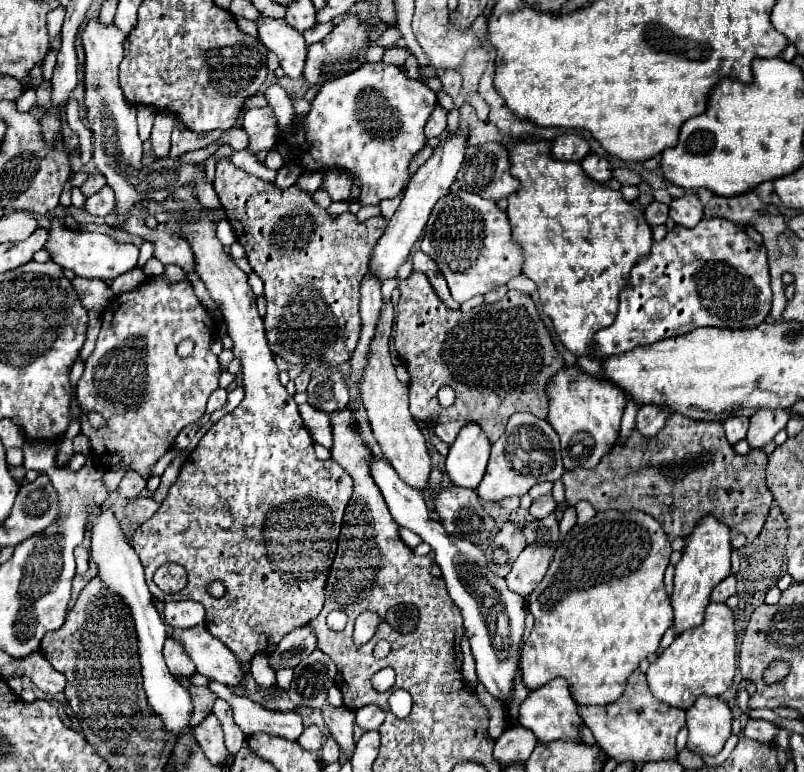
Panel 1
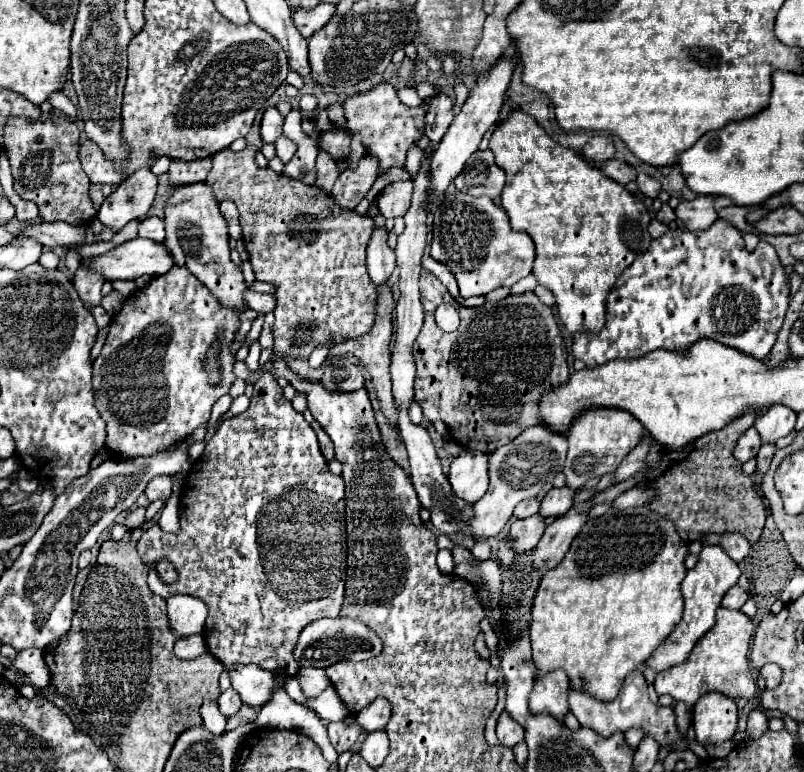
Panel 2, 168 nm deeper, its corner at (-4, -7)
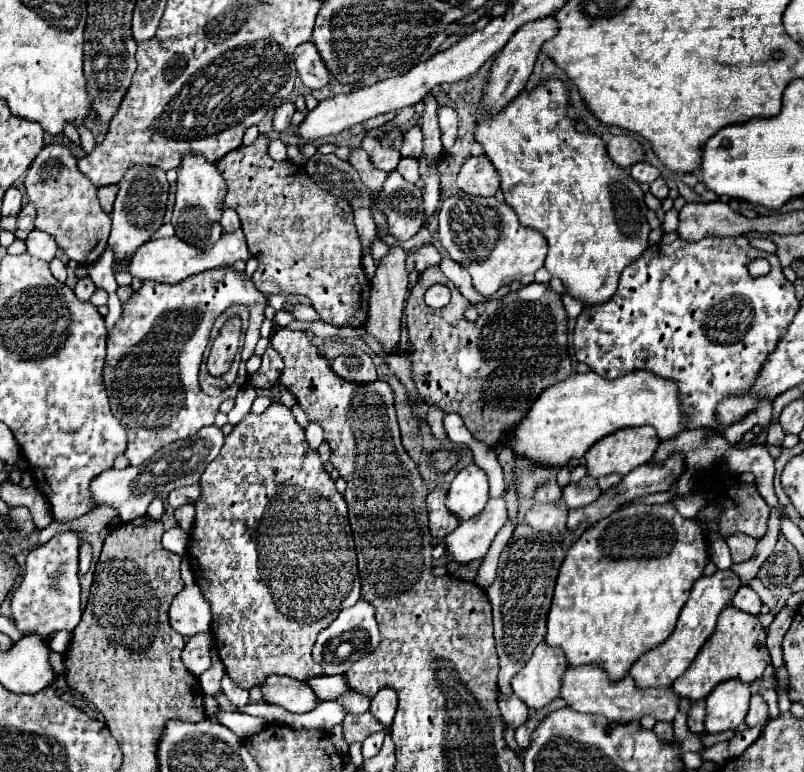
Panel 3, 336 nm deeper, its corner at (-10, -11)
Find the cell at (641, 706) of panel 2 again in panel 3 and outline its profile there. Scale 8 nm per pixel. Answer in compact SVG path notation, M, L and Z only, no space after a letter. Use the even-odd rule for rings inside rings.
M581 666L581 668L567 668L561 686L561 698L567 700L569 708L577 712L589 714L603 714L607 720L615 724L629 724L641 720L645 714L651 714L657 722L673 722L677 714L679 696L673 690L657 690L657 688L639 688L631 676L625 676L619 682L609 682L605 672L597 666Z

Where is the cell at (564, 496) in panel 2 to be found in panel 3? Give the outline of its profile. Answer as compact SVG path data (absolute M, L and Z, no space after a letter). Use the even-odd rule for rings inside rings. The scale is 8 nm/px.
M585 476L579 482L565 486L561 500L567 504L569 510L577 510L577 508L583 508L583 506L589 506L591 502L595 502L599 498L599 494L601 494L601 490L597 486L597 480Z

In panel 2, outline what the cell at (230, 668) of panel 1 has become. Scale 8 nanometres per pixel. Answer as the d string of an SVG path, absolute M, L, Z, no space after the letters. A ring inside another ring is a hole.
M241 664L227 672L231 676L233 688L239 692L241 700L247 706L263 706L267 700L271 700L271 692L275 692L275 688L285 688L285 678L253 664Z

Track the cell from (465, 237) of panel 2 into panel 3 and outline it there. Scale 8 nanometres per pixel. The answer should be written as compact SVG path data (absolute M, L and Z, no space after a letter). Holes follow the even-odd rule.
M465 192L443 200L439 210L439 242L445 252L471 274L473 288L487 298L501 286L509 286L513 280L535 274L543 268L547 256L545 238L537 230L521 226L509 204Z

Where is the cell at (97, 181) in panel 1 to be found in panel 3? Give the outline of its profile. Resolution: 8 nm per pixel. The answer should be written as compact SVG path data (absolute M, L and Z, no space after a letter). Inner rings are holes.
M101 186L101 188L97 190L97 196L99 196L99 202L101 202L101 208L103 208L105 214L111 214L117 192L119 192L119 186Z

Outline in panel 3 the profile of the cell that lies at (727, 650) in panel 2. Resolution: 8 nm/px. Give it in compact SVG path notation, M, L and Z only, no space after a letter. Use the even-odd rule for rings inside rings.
M727 606L717 620L717 628L713 636L699 650L699 654L695 656L687 672L675 680L671 690L677 696L689 700L703 700L717 684L725 680L741 680L743 684L753 684L755 680L761 678L767 660L769 660L769 652L765 646L765 628L757 620L757 616Z

